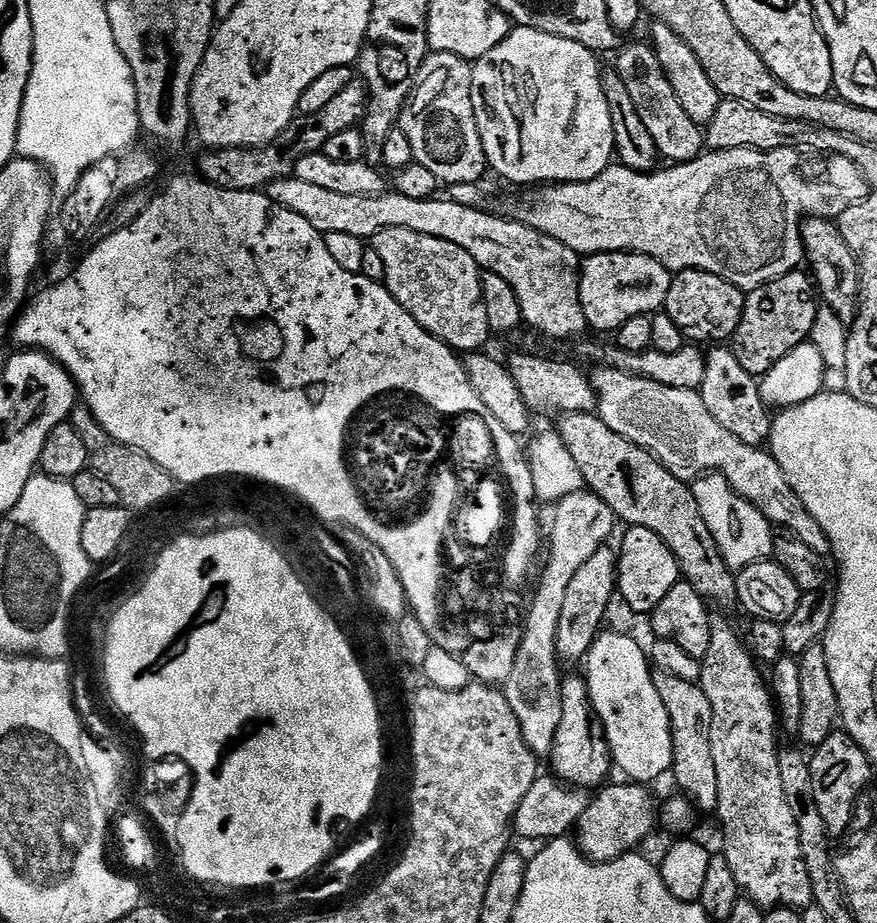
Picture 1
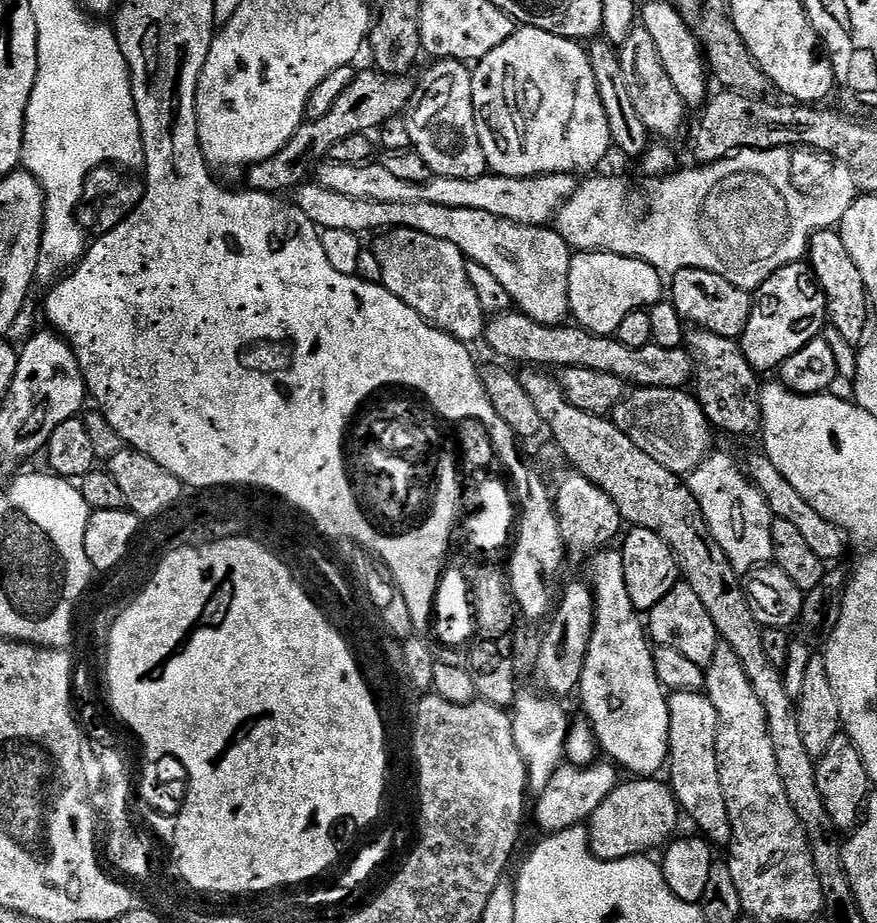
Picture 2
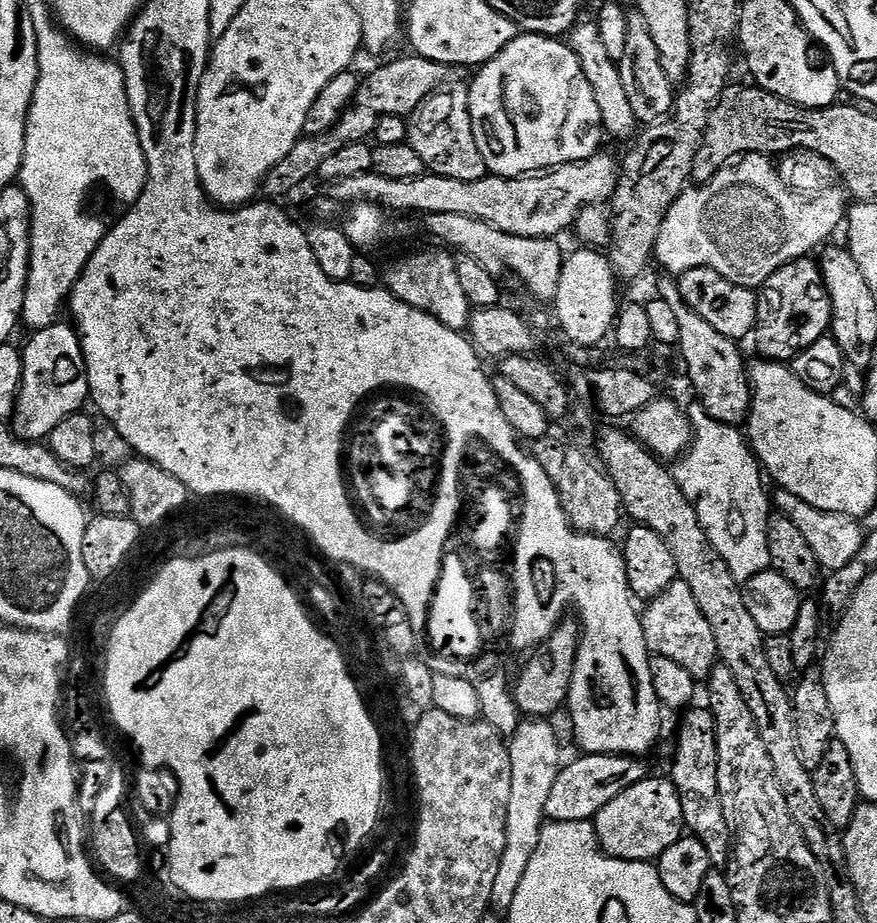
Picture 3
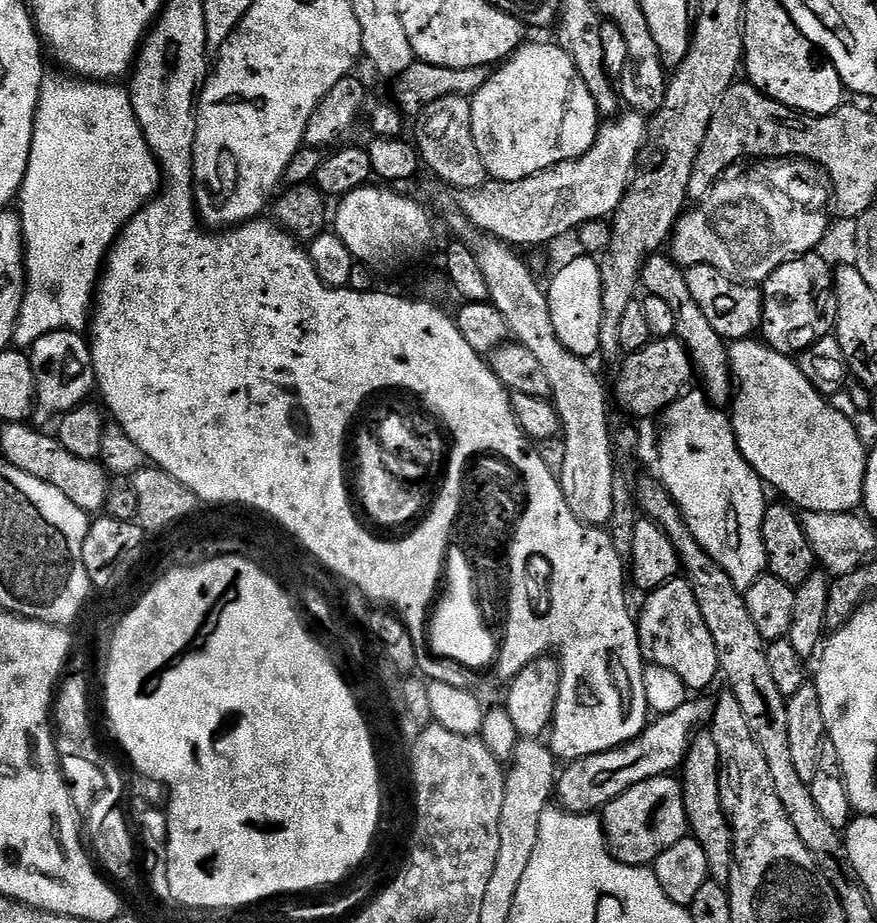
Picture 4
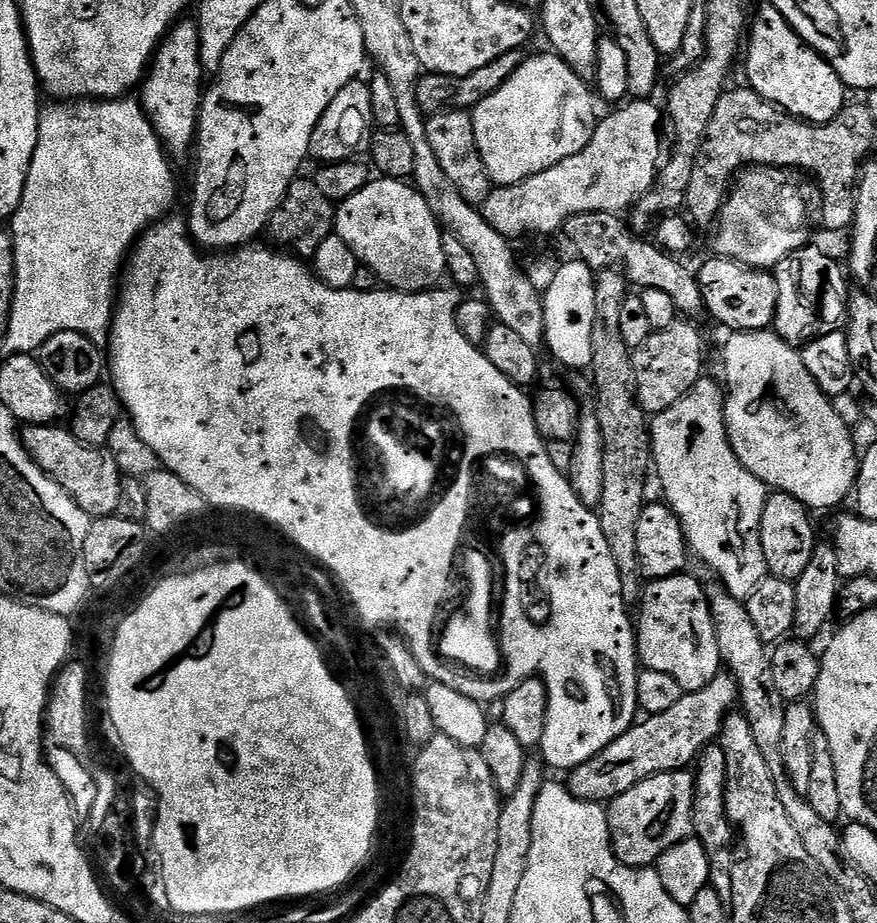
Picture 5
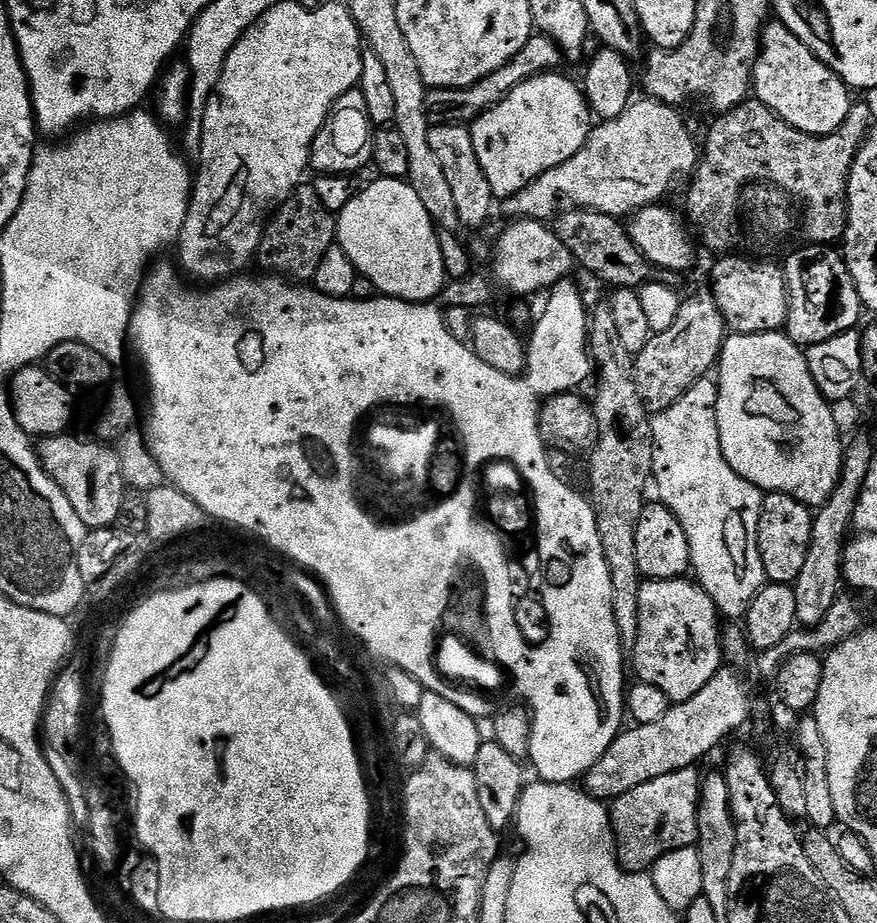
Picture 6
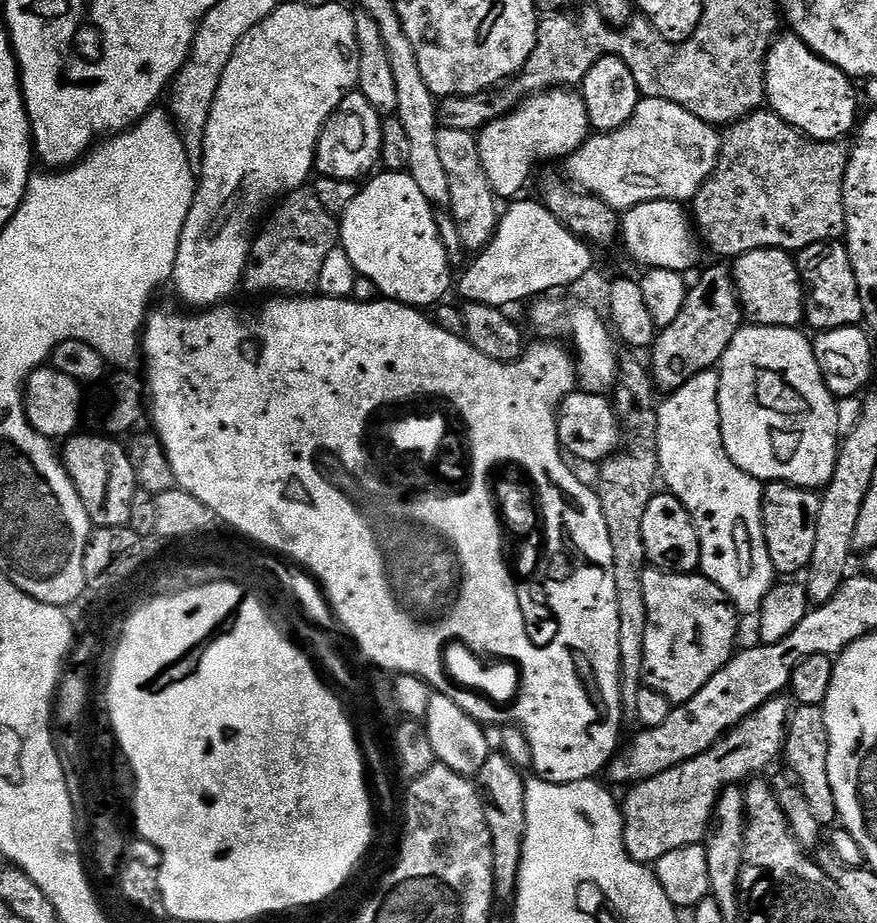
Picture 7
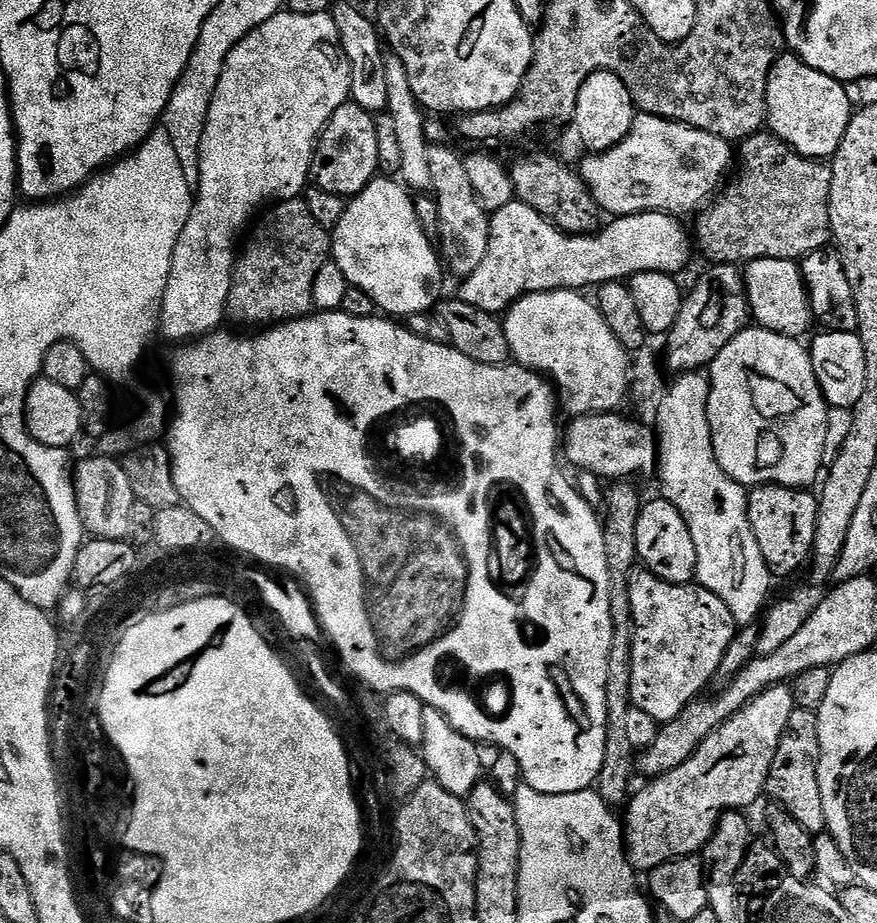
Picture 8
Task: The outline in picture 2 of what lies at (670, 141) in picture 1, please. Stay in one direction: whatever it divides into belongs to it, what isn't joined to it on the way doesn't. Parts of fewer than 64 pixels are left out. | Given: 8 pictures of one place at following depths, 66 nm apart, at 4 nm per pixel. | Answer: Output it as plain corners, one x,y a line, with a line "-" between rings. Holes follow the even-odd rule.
643,26
633,28
630,38
619,45
620,61
622,62
622,75
626,77
626,91
630,94
634,111
638,118
648,128
649,133
656,138
672,136
684,124
684,115
689,115
690,110
682,102
678,90
670,83
670,77
662,66
662,58
658,58
658,46
654,38

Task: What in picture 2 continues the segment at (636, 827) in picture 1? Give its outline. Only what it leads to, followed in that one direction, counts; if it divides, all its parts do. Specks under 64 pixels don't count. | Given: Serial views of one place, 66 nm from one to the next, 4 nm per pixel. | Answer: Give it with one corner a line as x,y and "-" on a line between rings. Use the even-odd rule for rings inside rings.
625,779
586,822
588,849
599,860
621,860
651,853
651,848
659,849
673,839
676,819
681,816
676,795
663,779

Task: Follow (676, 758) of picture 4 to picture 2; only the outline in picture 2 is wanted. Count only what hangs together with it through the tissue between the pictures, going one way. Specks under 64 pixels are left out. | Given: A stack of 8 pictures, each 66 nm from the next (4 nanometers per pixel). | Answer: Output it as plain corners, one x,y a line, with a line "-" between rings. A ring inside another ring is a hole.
597,762
583,766
565,763
554,774
554,778
546,782
546,788
535,797
536,824
541,828
541,833
551,834
581,827
591,818
594,810
598,810
598,806
610,798
612,791
621,782
622,776
615,763

